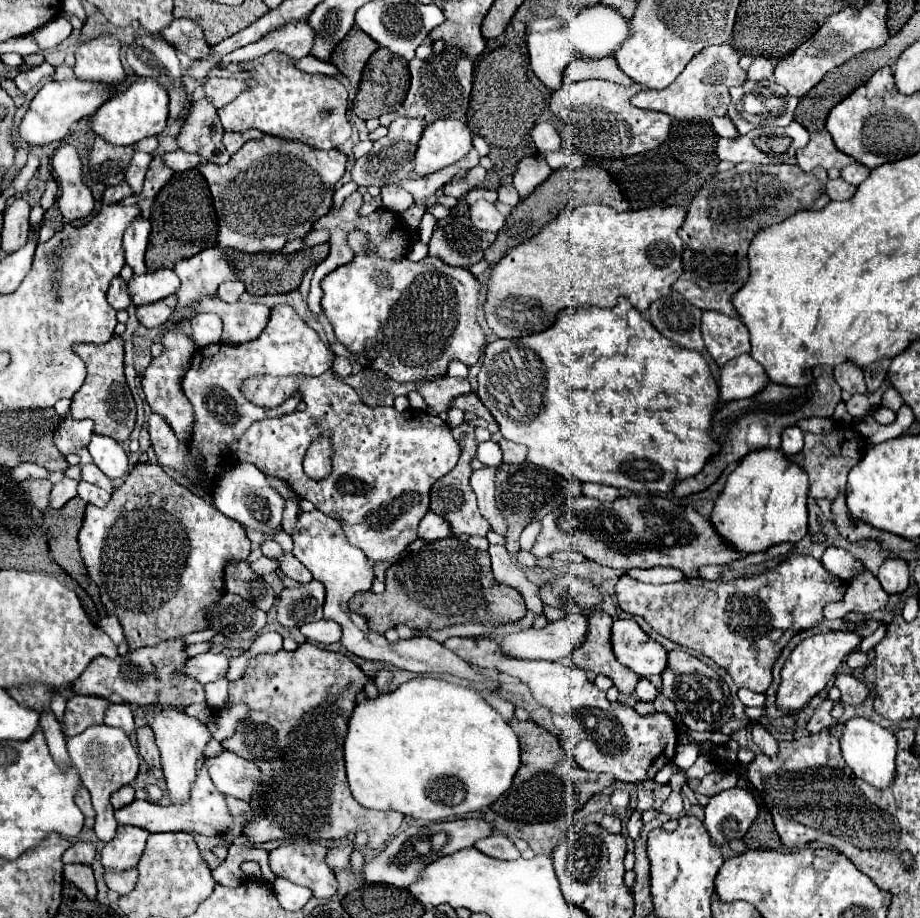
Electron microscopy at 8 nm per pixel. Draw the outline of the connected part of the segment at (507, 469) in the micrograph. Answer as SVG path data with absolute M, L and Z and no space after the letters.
M525 461L523 465L507 465L503 463L501 473L497 475L497 501L499 507L503 511L503 515L507 517L507 551L511 555L515 555L519 551L519 535L521 531L537 517L547 515L549 511L553 511L555 507L561 507L567 499L575 499L581 495L581 481L577 479L563 479L561 475L547 471L543 467L537 467L529 461Z

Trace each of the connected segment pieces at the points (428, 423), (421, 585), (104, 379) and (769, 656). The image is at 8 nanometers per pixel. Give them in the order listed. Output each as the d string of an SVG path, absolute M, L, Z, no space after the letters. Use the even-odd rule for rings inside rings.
M327 371L327 373L317 375L317 377L273 377L273 375L255 375L255 377L245 379L245 381L241 383L241 391L243 391L243 395L245 395L251 403L255 403L255 405L281 405L285 399L289 399L289 397L293 397L293 395L301 395L301 399L303 399L303 403L307 405L307 409L305 409L303 413L295 411L295 413L285 415L285 417L279 417L279 419L263 419L263 421L253 423L253 425L249 427L249 431L231 447L231 451L233 451L235 457L237 457L237 461L255 463L255 467L259 467L263 473L277 475L277 477L281 477L283 481L287 481L287 483L297 491L299 497L309 499L319 511L323 511L323 513L327 513L329 517L337 519L337 521L341 523L341 527L343 527L343 531L345 531L349 543L353 543L355 547L363 549L365 555L367 555L369 559L373 559L373 561L393 561L409 543L413 543L413 541L417 539L417 525L419 525L419 521L423 519L423 515L429 511L429 489L431 489L431 485L433 485L439 477L447 475L447 473L457 465L457 459L459 459L459 445L457 445L457 441L453 439L451 429L449 429L449 425L447 425L443 419L439 419L437 415L431 415L431 413L427 413L427 411L417 411L417 409L411 409L411 407L409 407L407 411L403 411L403 413L399 413L395 407L375 407L375 409L371 409L371 407L363 405L361 399L357 397L357 393L353 391L353 387L349 387L347 383L343 383L341 379L337 379L333 371ZM323 429L325 429L325 431L331 431L331 435L333 435L333 449L335 449L335 453L333 453L333 473L331 473L327 479L323 479L323 481L315 481L315 479L311 479L311 477L307 477L307 475L303 473L303 457L305 457L305 451L309 449L311 441L313 441L315 437L319 437Z
M459 537L431 541L417 551L405 553L387 569L385 591L381 595L371 591L355 593L349 609L367 621L369 631L379 635L399 623L419 631L439 631L465 623L517 623L527 613L519 591L493 581L489 553L473 549Z
M115 335L105 345L75 345L75 353L87 363L87 379L71 401L71 417L91 419L95 423L95 433L123 443L129 439L137 417L135 401L123 375L123 339Z
M793 555L765 573L743 575L741 579L731 581L705 581L699 577L687 577L679 583L653 587L635 583L633 577L623 575L615 585L615 595L619 607L625 613L643 617L663 637L713 659L733 677L737 687L745 687L755 693L765 693L771 687L771 671L781 649L787 645L787 639L791 639L801 629L817 625L823 619L823 607L827 603L843 599L845 585L843 581L839 585L839 579L831 577L829 571L821 565L821 561L813 559L811 555Z

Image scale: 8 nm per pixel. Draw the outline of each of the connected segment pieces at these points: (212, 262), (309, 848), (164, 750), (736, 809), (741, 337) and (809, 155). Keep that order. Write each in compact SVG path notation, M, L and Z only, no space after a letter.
M213 247L191 259L179 261L175 265L175 273L181 279L181 287L177 291L179 305L175 313L195 307L195 303L205 295L217 295L217 287L221 283L237 279L237 269L221 247Z
M283 845L269 853L269 867L277 877L305 885L319 899L329 899L337 891L337 879L325 863L321 845Z
M151 707L147 711L147 721L155 733L155 741L161 751L161 767L165 773L165 783L167 783L167 793L169 793L171 805L183 805L183 803L187 803L187 799L191 795L191 789L197 779L197 763L199 763L199 759L203 759L205 745L211 741L213 733L209 731L209 727L203 721L189 717L177 709Z
M741 787L725 789L709 799L705 805L705 829L717 845L725 845L733 839L743 839L759 807L755 797Z
M705 311L701 333L707 345L707 351L715 359L719 367L723 367L729 359L739 357L751 349L749 331L741 321L731 319L717 311Z
M829 131L813 133L807 147L797 151L797 165L803 171L811 171L813 167L843 169L845 165L851 165L851 163L853 163L853 159L833 145L833 139L831 139Z

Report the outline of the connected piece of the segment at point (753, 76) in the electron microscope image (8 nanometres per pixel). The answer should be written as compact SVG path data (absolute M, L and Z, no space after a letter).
M755 57L747 75L751 81L763 81L763 79L773 79L773 61L767 57Z

